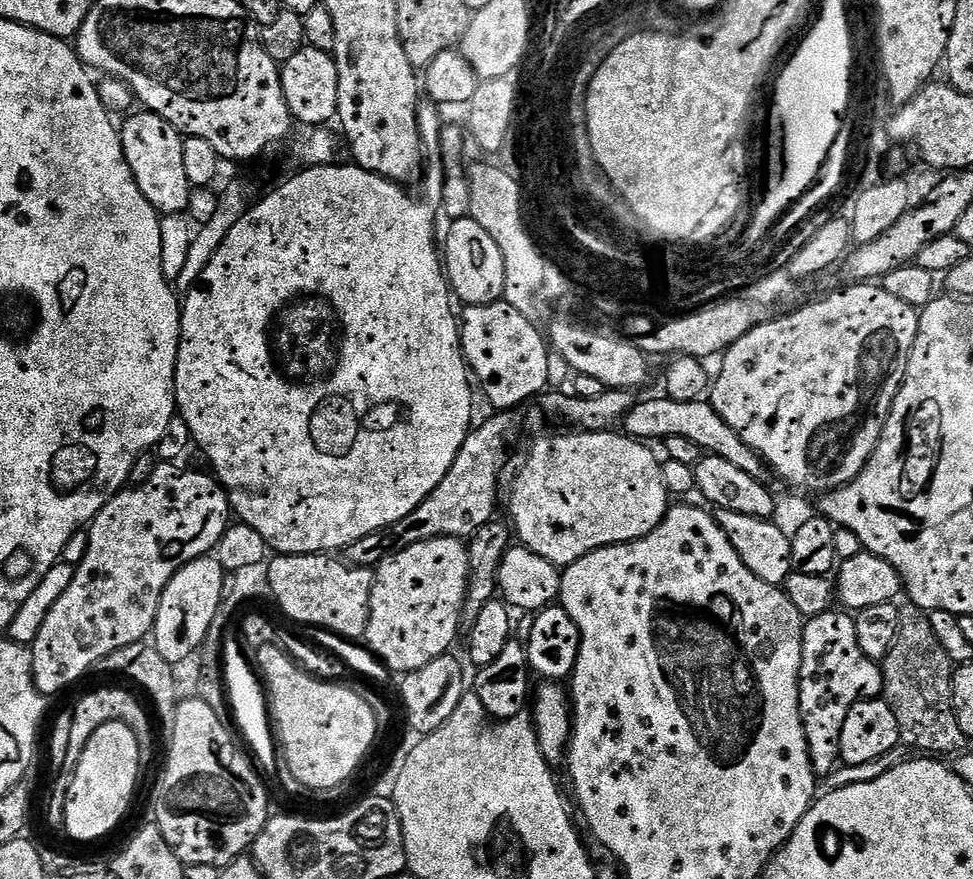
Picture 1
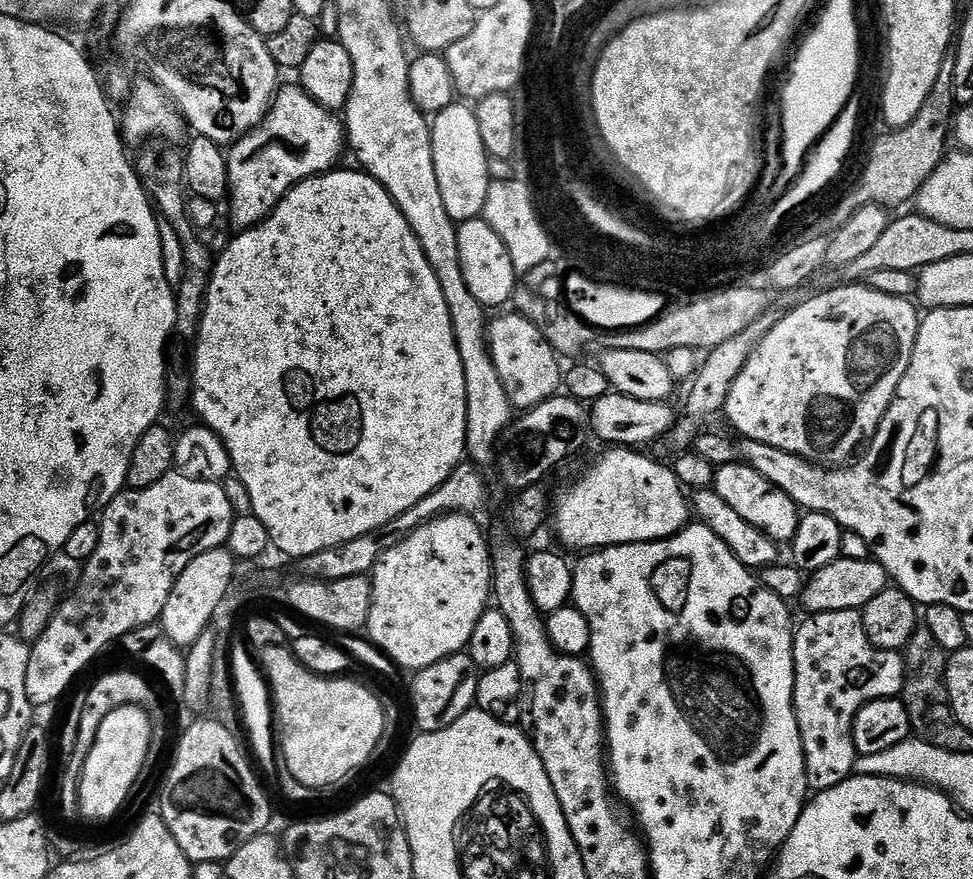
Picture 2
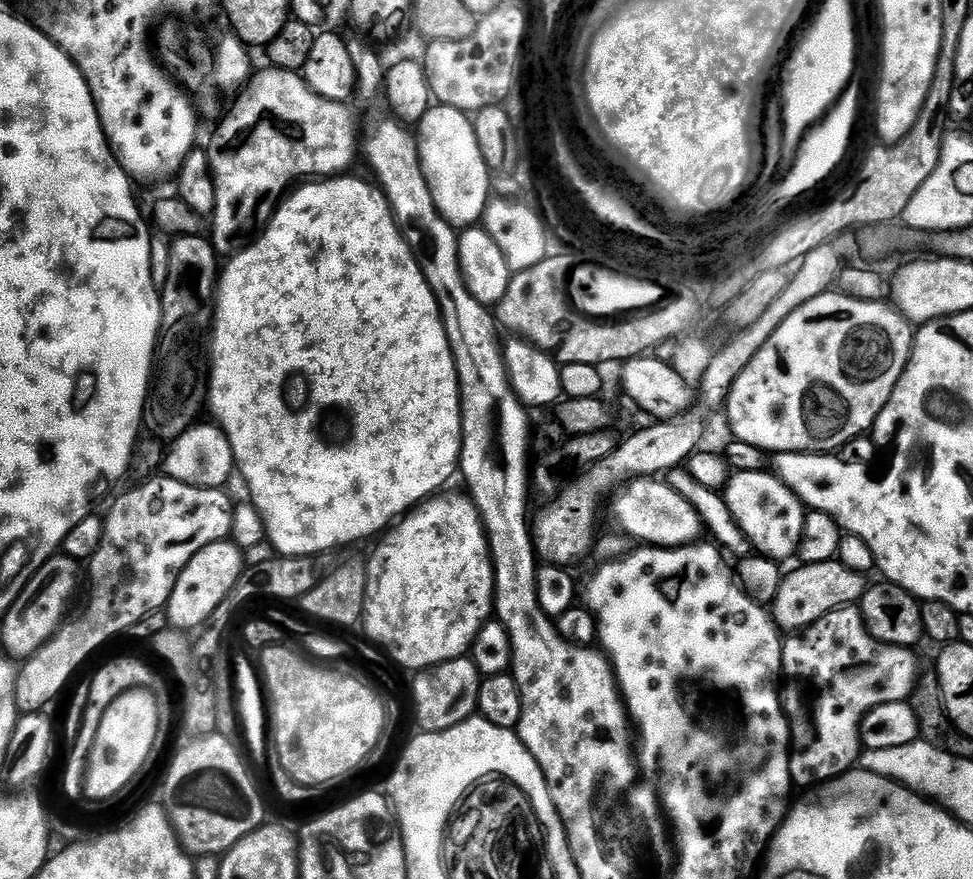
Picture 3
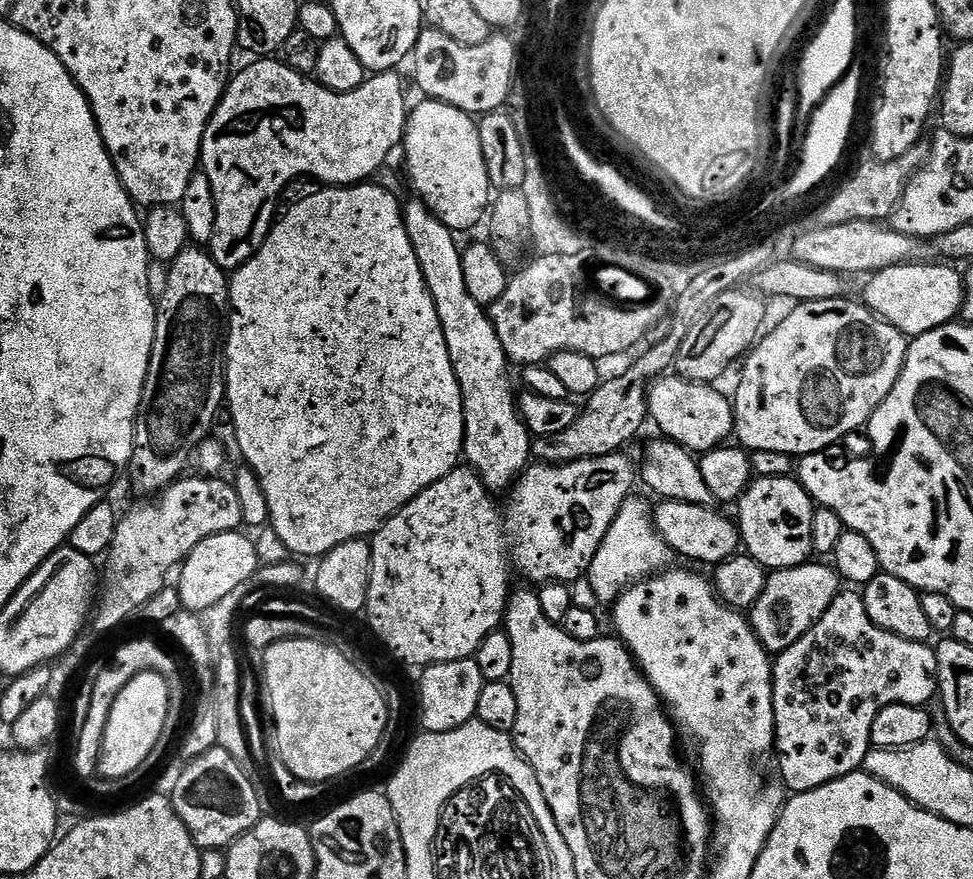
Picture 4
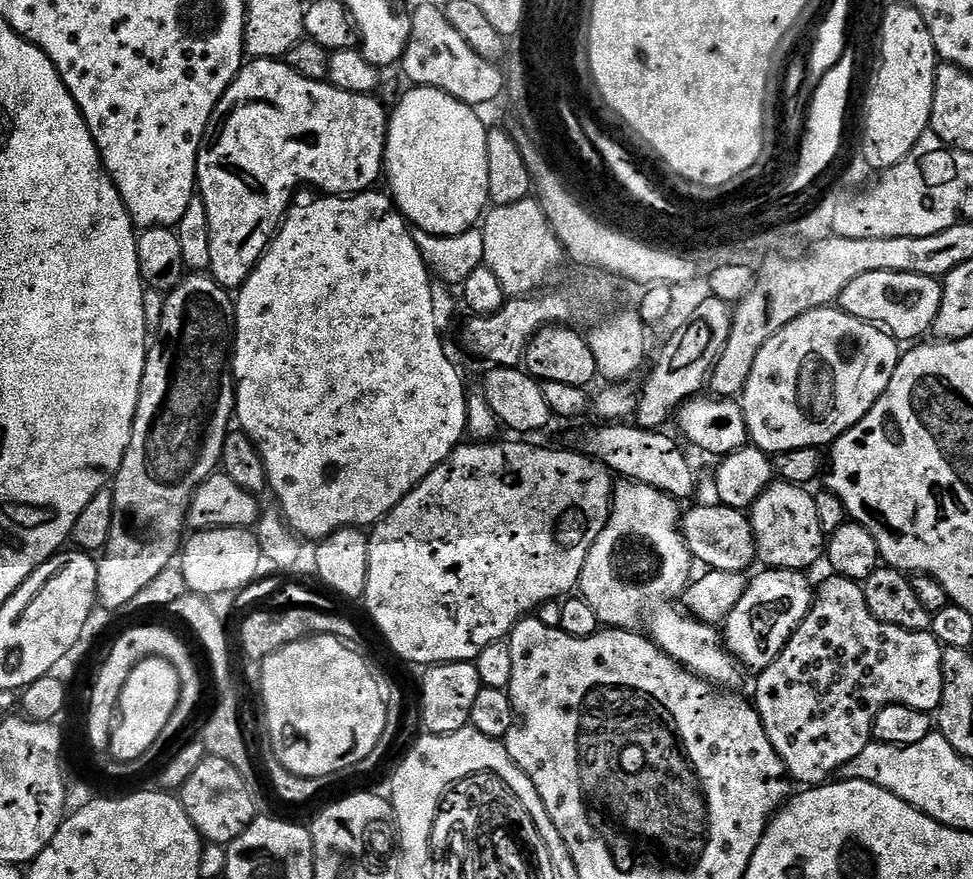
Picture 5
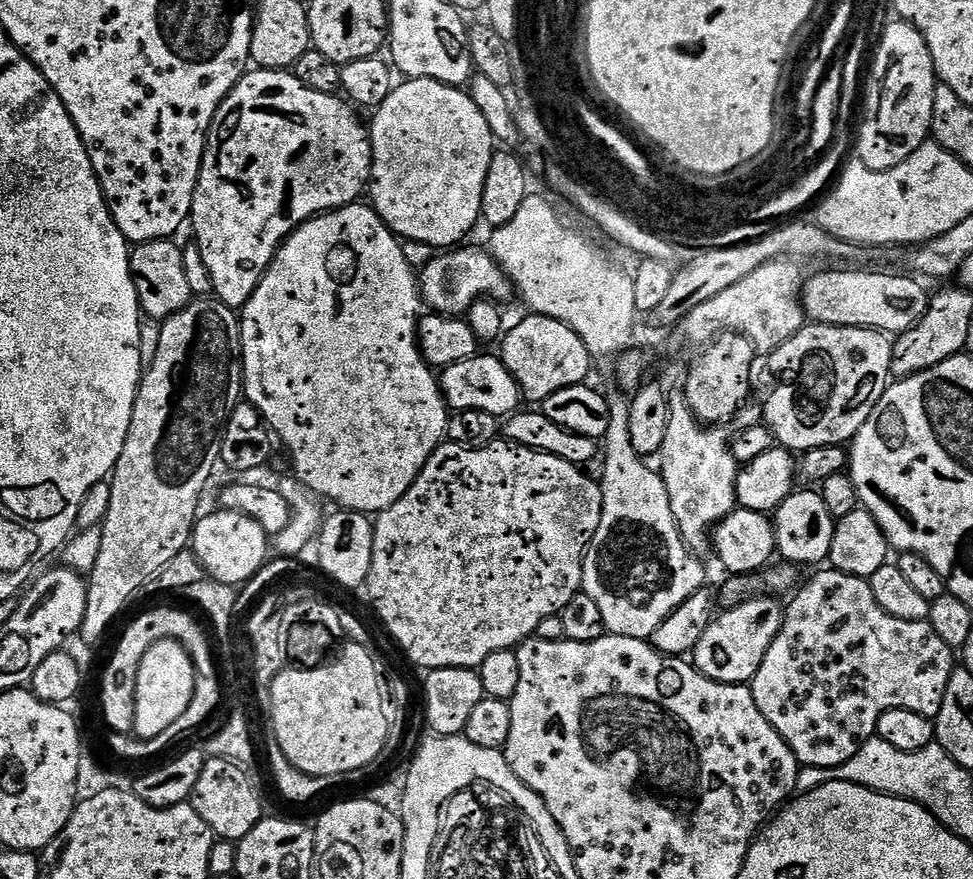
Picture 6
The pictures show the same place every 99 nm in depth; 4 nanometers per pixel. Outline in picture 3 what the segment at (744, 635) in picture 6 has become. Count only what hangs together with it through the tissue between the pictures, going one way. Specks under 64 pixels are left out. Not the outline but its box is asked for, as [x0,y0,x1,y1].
[770,558,866,634]

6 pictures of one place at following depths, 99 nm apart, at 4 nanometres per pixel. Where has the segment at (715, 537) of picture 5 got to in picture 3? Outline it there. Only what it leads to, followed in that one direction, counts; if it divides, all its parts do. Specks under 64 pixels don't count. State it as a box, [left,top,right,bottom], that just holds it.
[614,477,702,548]

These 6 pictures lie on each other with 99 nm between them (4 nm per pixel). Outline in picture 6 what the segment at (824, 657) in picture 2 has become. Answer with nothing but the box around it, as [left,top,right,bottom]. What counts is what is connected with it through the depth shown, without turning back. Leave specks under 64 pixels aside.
[750,570,954,768]

